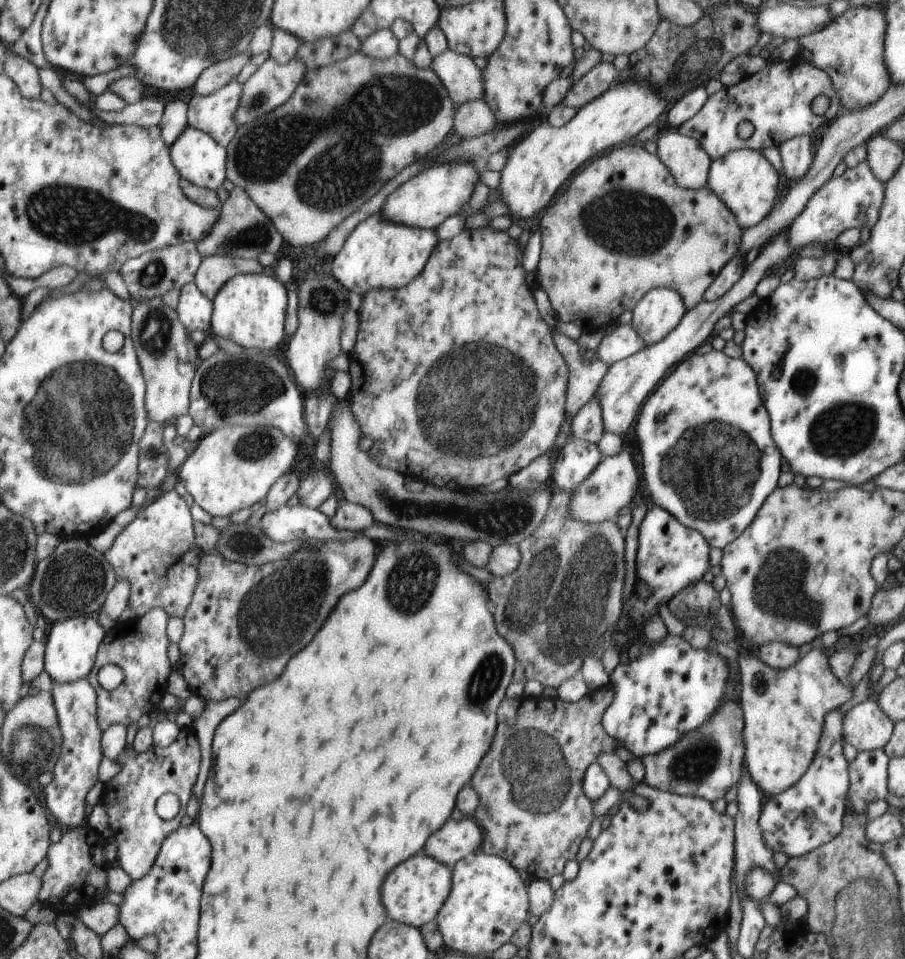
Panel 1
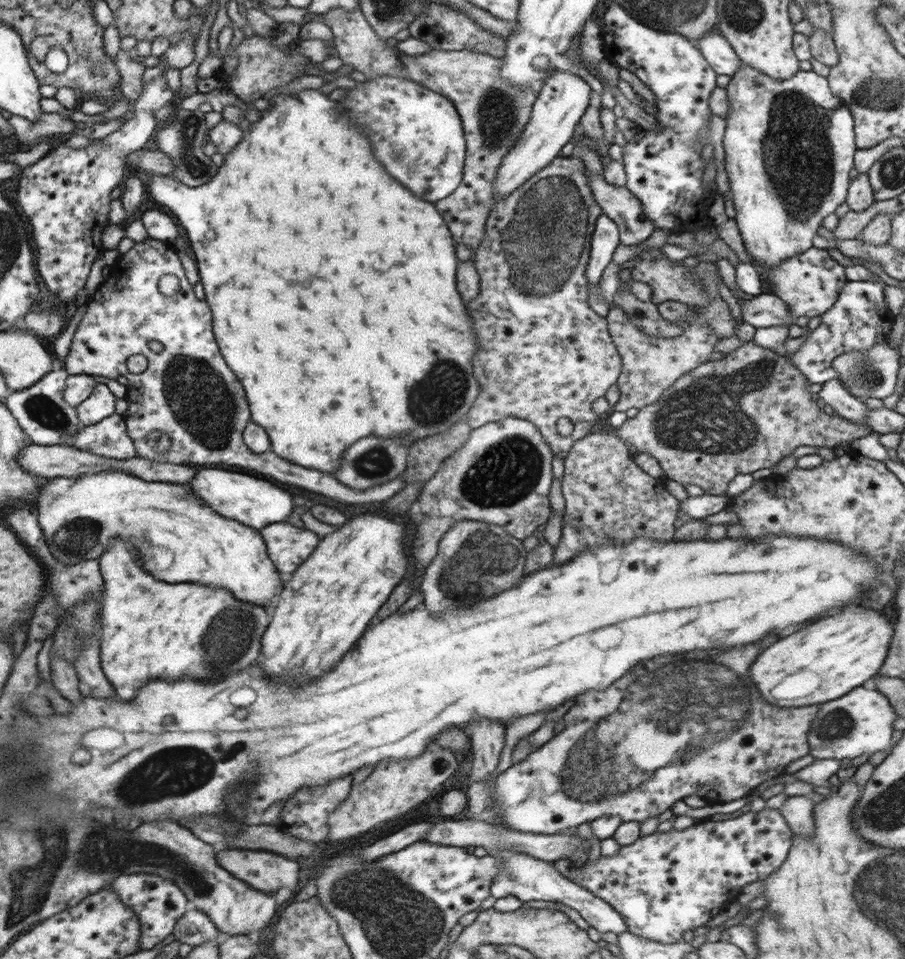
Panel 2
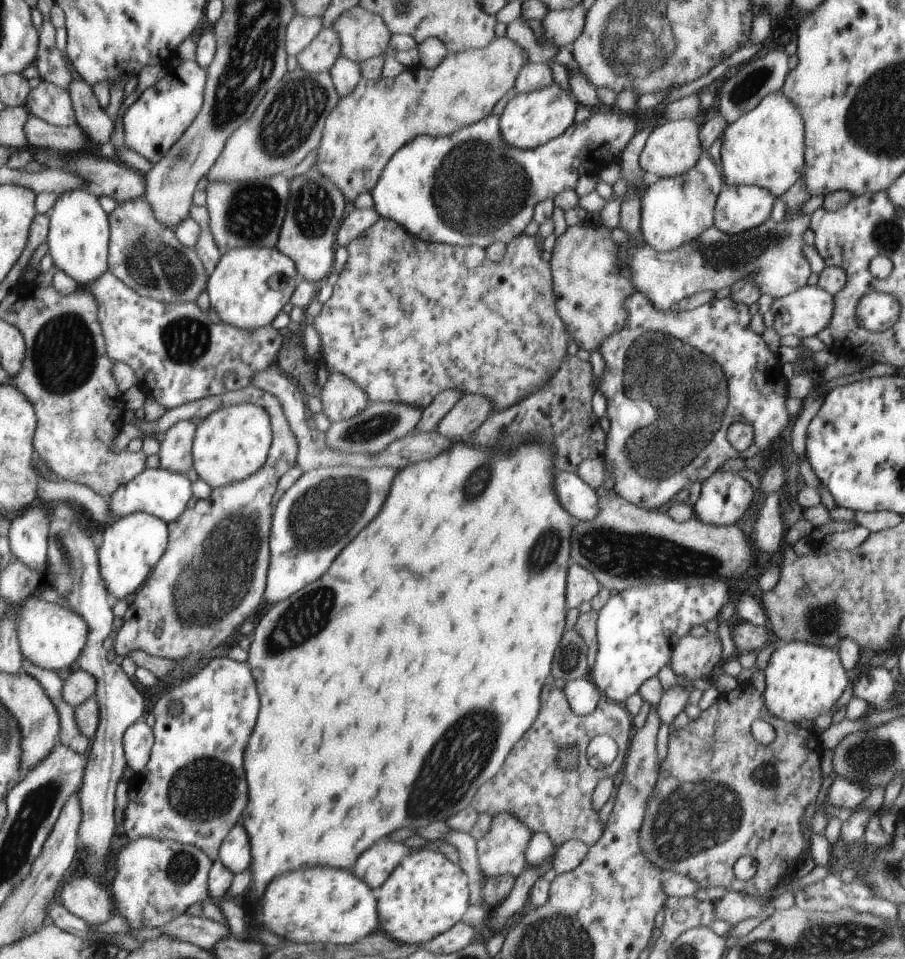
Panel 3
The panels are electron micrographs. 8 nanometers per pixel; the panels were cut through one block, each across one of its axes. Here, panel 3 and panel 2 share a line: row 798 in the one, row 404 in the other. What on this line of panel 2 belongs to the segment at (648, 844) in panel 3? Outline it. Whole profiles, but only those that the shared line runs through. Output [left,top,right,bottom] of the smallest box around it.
[597,341,868,496]

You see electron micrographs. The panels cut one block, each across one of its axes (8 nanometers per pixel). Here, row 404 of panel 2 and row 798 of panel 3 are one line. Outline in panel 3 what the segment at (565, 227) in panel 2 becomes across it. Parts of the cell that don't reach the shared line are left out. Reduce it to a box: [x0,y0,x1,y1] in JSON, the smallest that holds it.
[471,679,634,848]

